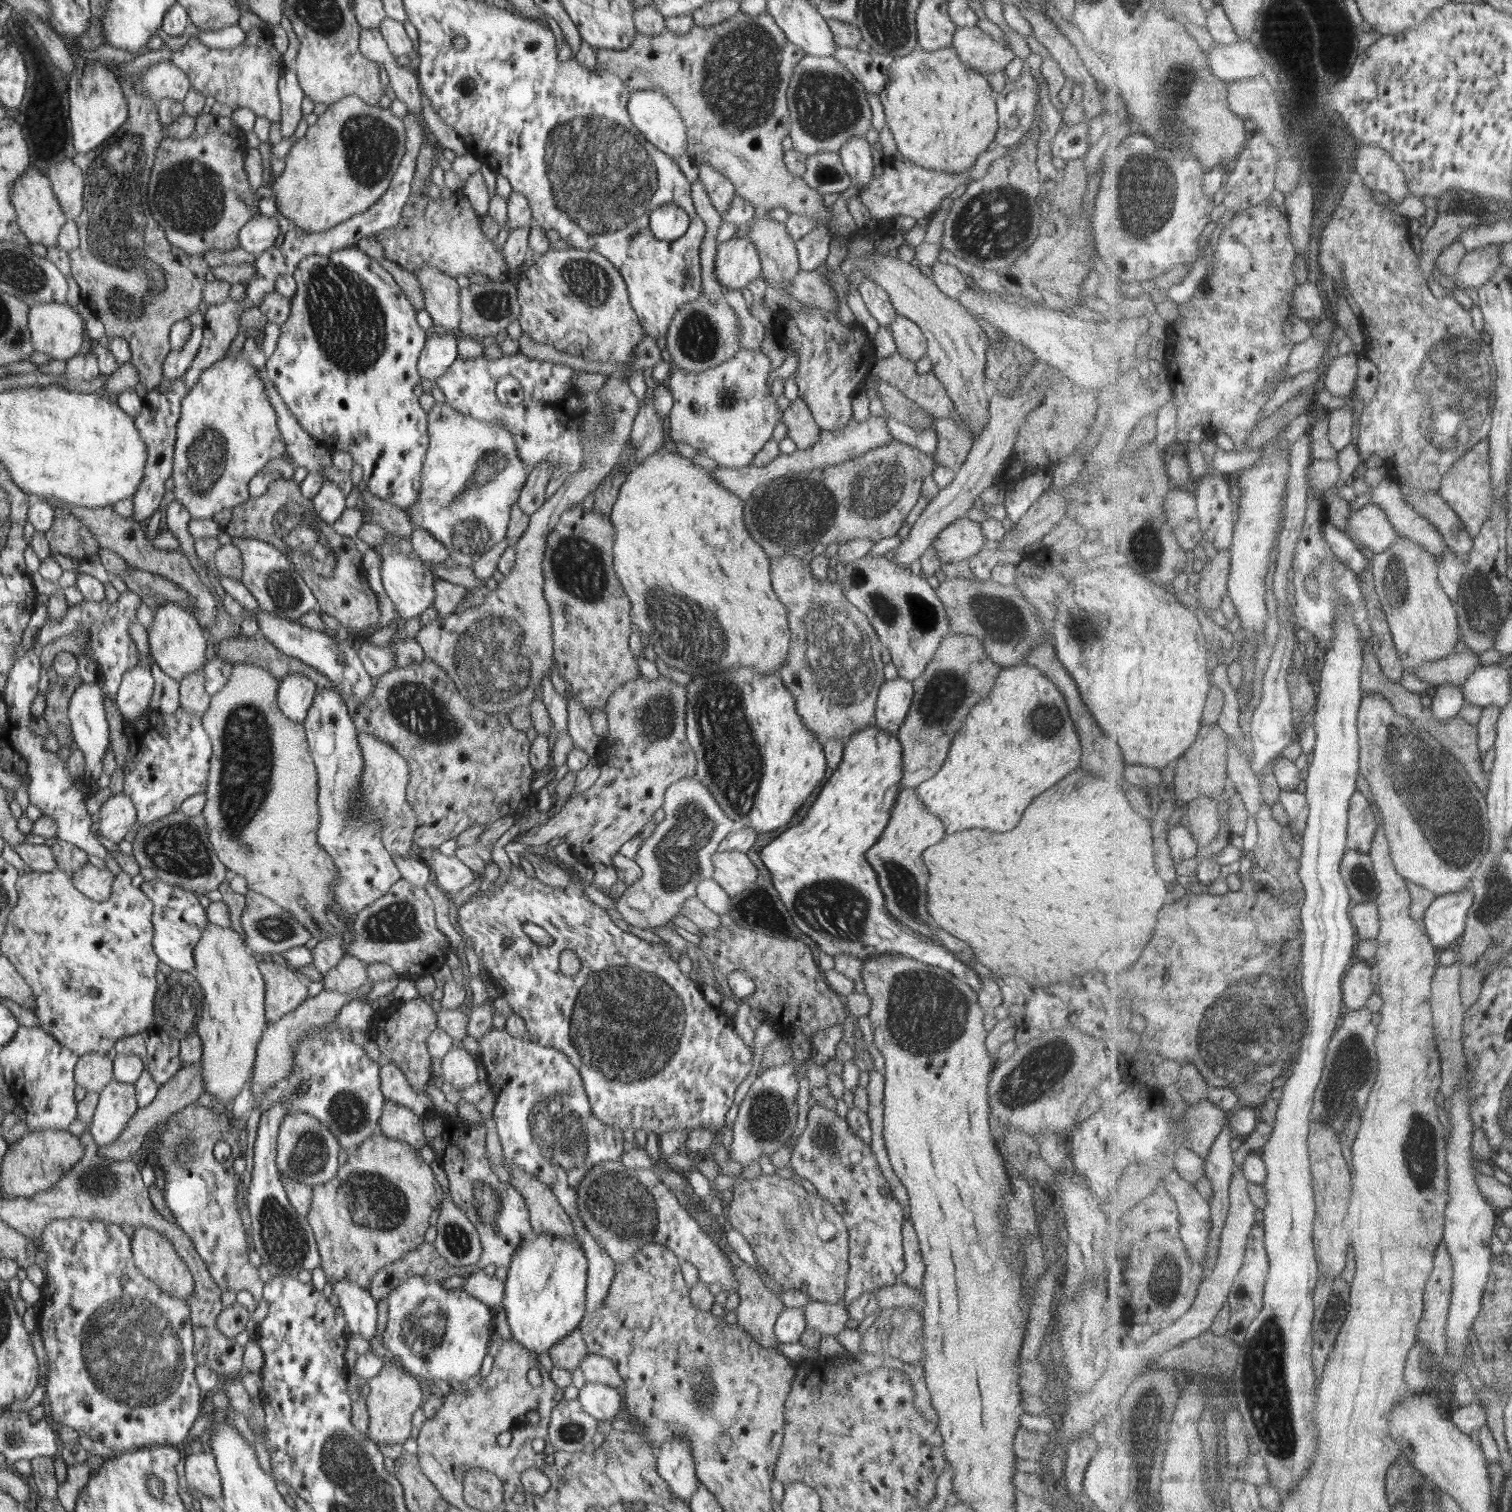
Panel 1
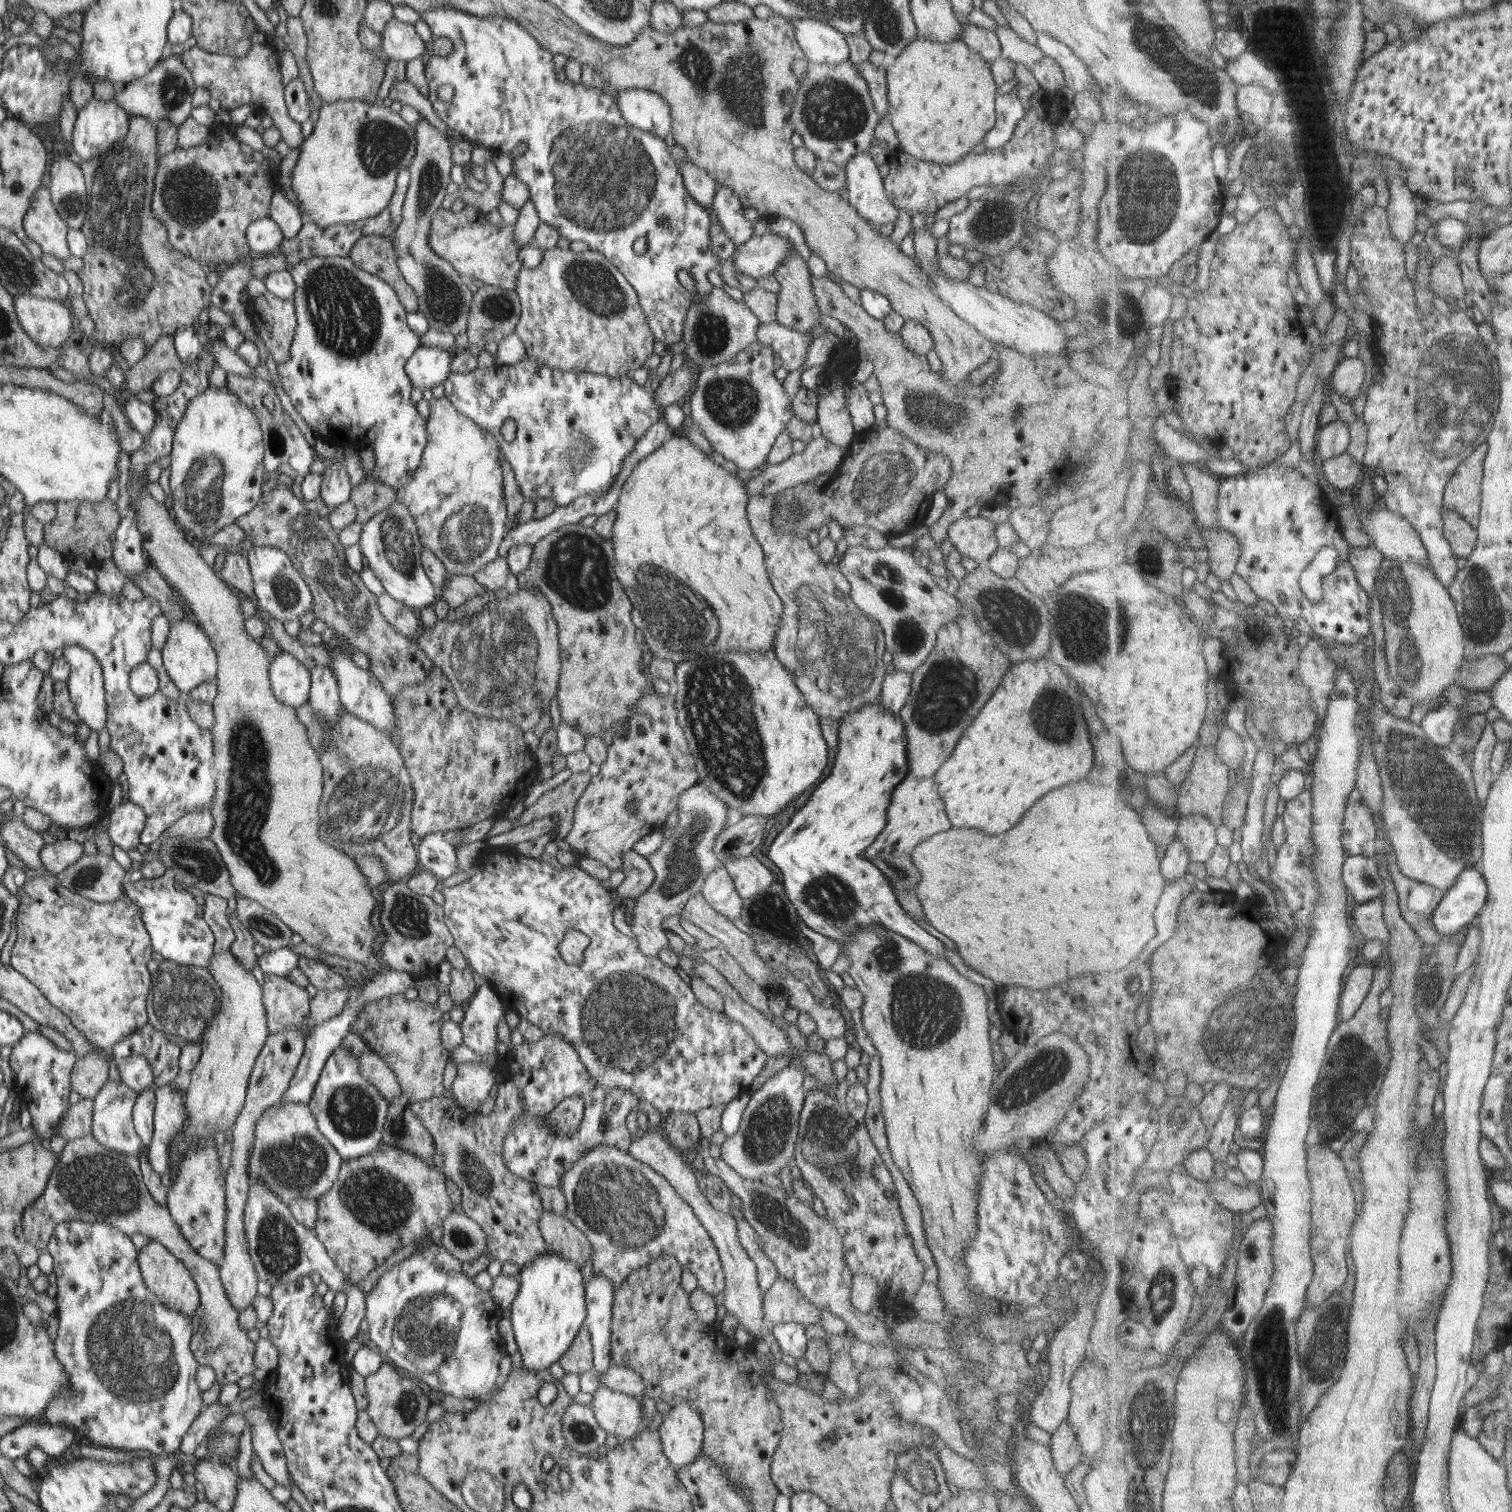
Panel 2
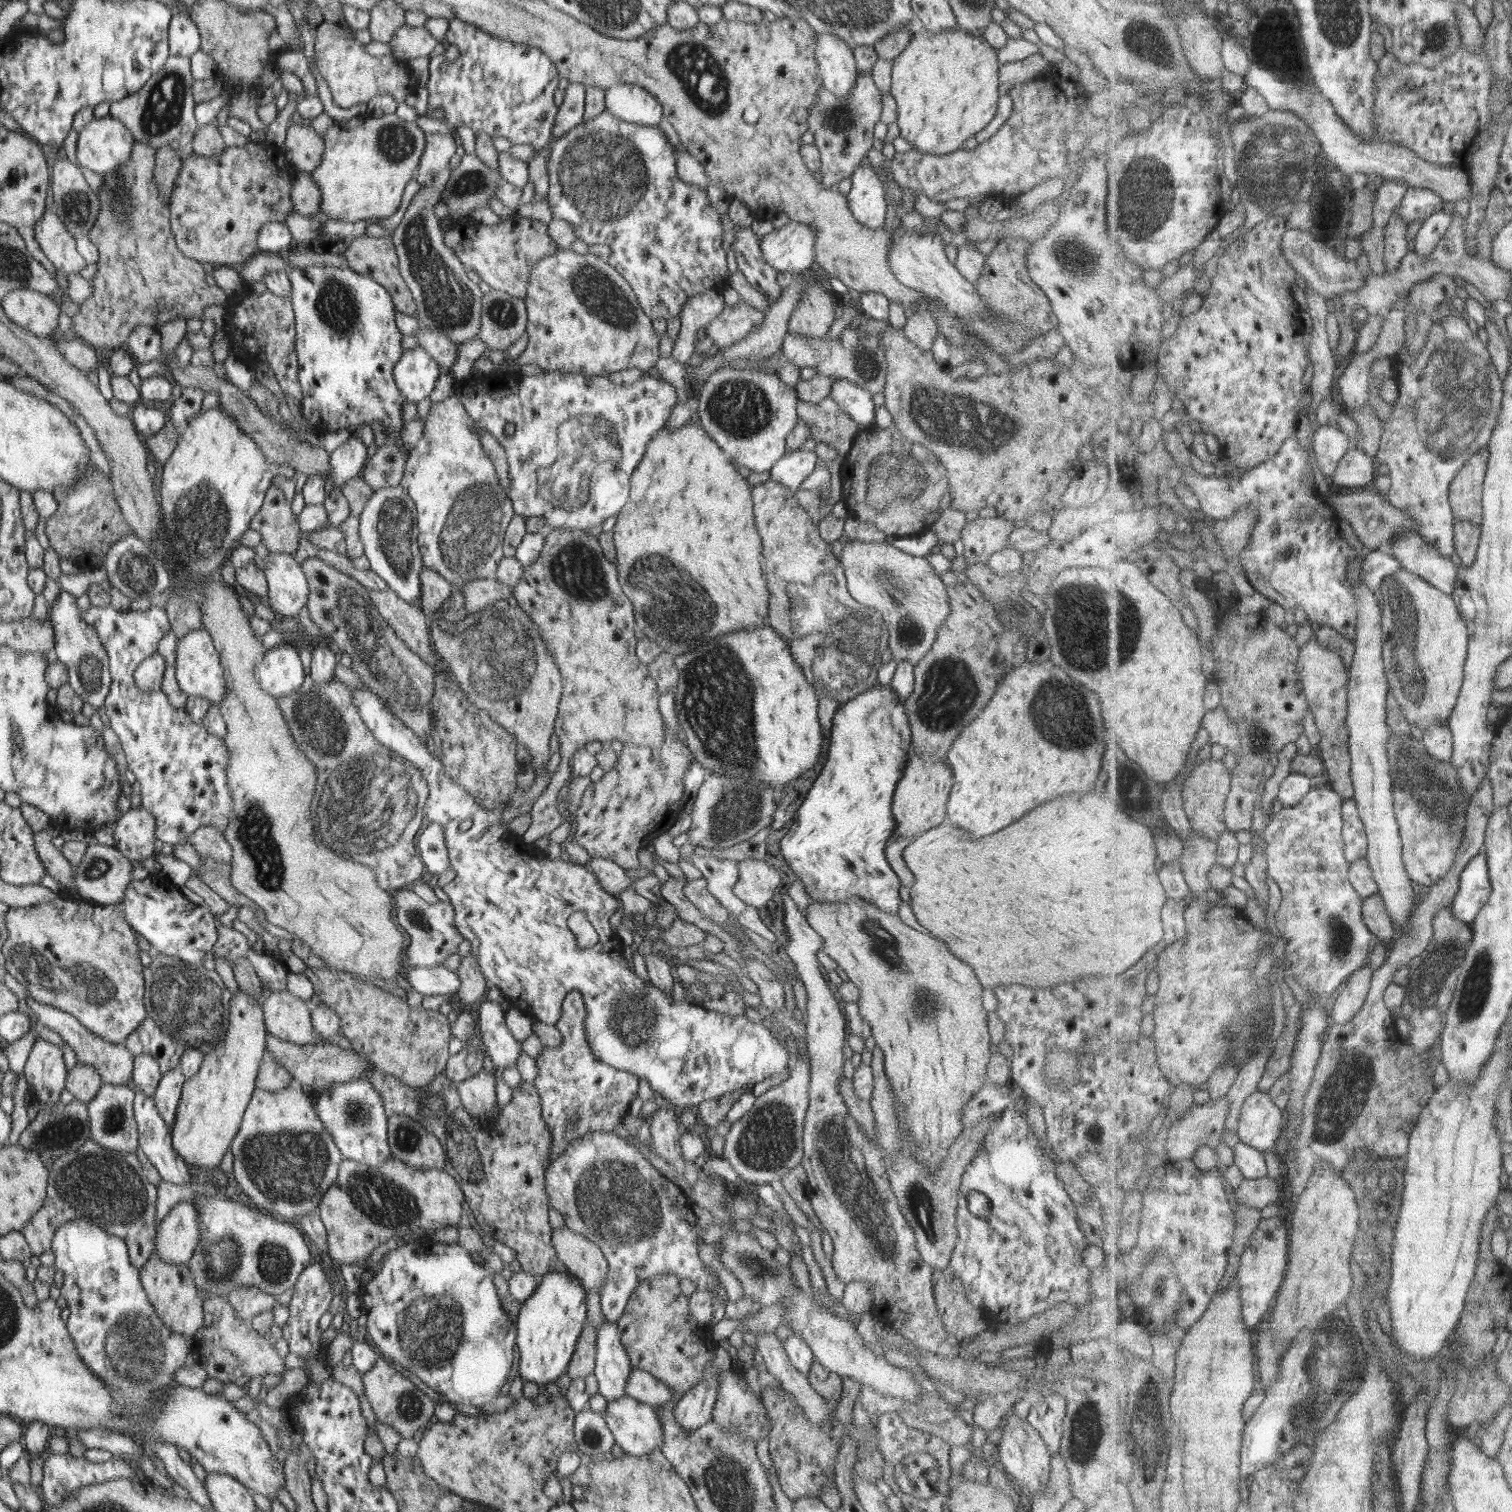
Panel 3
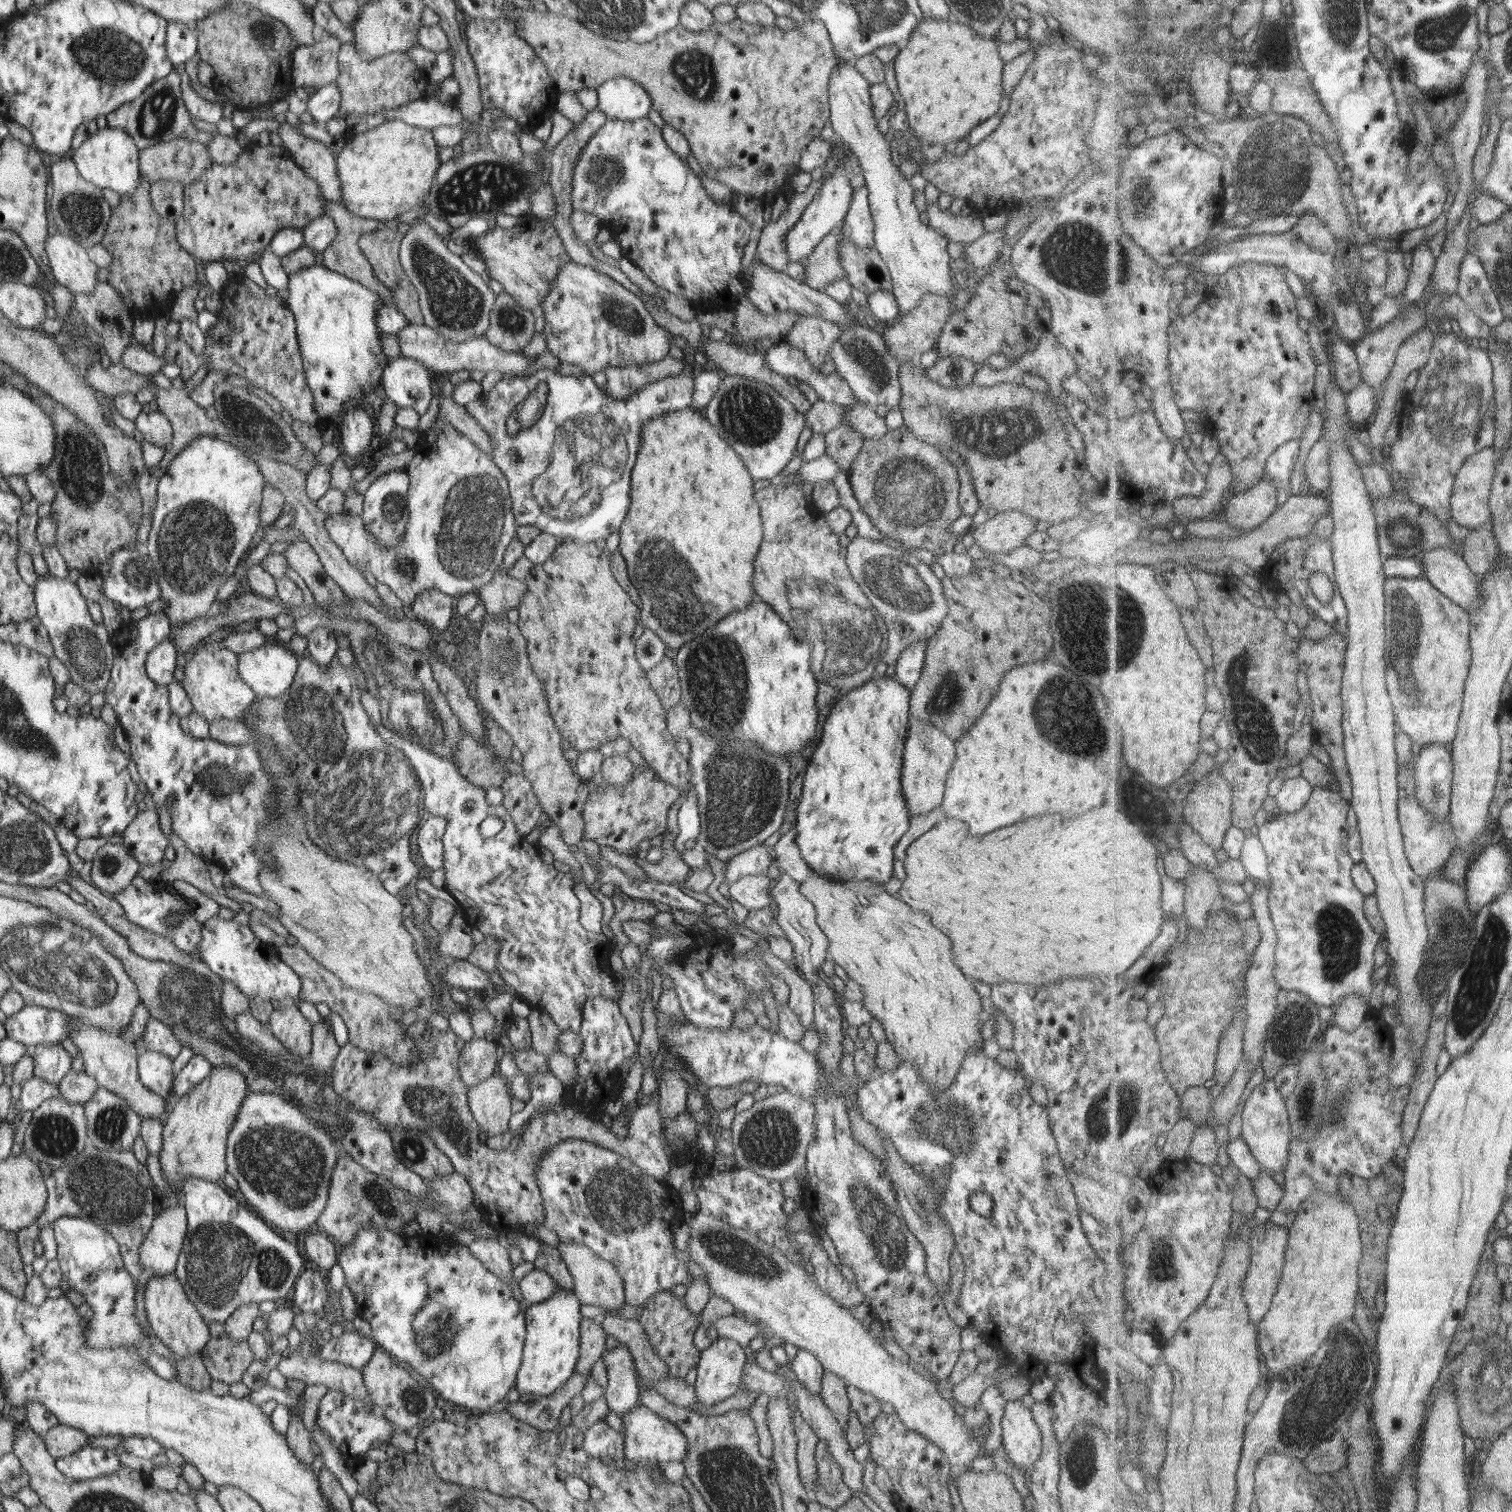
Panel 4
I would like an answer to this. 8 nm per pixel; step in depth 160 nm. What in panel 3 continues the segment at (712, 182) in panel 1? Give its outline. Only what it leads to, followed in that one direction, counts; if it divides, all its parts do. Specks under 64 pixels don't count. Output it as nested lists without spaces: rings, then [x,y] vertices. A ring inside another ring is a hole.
[[[735,225],[735,238],[732,244],[739,270],[752,287],[756,288],[762,296],[774,303],[780,298],[783,289],[776,280],[778,271],[764,260],[760,243],[751,227],[738,227]]]

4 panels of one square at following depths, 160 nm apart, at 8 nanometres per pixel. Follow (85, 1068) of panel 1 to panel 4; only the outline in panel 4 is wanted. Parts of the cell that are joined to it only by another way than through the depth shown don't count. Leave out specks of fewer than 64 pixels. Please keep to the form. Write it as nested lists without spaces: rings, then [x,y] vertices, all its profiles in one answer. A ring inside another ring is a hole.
[[[71,1070],[57,1084],[60,1096],[68,1103],[84,1106],[88,1100],[93,1099],[96,1095],[97,1079],[90,1076],[85,1071],[75,1072]]]

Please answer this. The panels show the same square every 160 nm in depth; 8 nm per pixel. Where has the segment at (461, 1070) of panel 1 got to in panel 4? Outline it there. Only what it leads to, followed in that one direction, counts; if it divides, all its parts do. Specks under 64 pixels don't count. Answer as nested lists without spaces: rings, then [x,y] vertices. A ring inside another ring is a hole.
[[[496,1073],[480,1084],[468,1087],[466,1096],[479,1130],[486,1132],[488,1137],[501,1136],[509,1130],[512,1096],[506,1078]]]

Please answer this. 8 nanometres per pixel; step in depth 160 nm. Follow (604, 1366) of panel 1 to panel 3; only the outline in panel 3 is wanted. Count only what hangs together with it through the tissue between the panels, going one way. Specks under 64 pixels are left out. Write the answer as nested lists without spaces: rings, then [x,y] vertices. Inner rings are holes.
[[[633,1369],[625,1386],[625,1394],[649,1405],[666,1405],[673,1392],[667,1384],[642,1369]]]

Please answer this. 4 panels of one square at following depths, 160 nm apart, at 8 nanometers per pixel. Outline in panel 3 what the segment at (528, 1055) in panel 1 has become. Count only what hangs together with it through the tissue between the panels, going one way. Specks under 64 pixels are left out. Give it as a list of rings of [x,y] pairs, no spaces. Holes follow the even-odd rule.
[[[571,991],[562,1002],[560,1021],[556,1023],[562,1034],[562,1043],[554,1047],[544,1047],[538,1058],[538,1078],[534,1086],[542,1104],[543,1119],[551,1125],[553,1147],[549,1152],[547,1168],[557,1159],[564,1149],[585,1134],[610,1131],[623,1123],[624,1117],[636,1098],[638,1098],[639,1078],[634,1073],[611,1067],[601,1061],[584,1034],[586,1008],[582,996]],[[606,1319],[606,1322],[602,1326],[597,1327],[596,1348],[597,1355],[594,1374],[598,1381],[598,1393],[607,1401],[624,1397],[626,1395],[625,1386],[627,1385],[628,1377],[634,1368],[632,1368],[630,1357],[627,1355],[626,1349],[622,1344],[616,1322]]]

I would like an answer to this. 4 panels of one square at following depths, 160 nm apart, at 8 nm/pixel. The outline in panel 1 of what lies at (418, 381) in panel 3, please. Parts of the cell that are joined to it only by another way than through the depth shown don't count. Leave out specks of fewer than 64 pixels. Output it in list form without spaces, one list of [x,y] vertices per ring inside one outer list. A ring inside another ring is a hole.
[[[441,331],[425,340],[417,362],[417,371],[421,378],[434,383],[448,370],[457,359],[457,340],[458,335],[443,334]]]

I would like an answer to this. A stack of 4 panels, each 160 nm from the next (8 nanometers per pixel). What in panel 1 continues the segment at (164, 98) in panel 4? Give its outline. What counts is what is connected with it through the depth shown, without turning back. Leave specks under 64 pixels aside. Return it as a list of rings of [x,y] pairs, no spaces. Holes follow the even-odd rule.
[[[162,60],[150,67],[138,86],[144,96],[159,102],[163,98],[182,101],[192,87],[188,74],[171,61]]]

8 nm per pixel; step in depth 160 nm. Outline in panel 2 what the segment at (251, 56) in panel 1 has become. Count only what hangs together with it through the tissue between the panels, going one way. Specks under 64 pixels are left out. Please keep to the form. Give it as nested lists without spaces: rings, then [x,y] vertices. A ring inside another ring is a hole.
[[[270,41],[261,46],[253,44],[251,50],[244,57],[229,55],[216,55],[206,52],[206,49],[197,45],[184,51],[179,56],[182,66],[193,76],[195,85],[207,88],[212,98],[221,102],[221,109],[225,112],[234,110],[244,104],[253,102],[258,106],[262,115],[270,115],[273,125],[282,134],[282,140],[286,142],[289,149],[299,149],[304,142],[302,126],[299,122],[290,118],[286,103],[282,75],[280,69],[280,58],[278,59],[275,46]]]

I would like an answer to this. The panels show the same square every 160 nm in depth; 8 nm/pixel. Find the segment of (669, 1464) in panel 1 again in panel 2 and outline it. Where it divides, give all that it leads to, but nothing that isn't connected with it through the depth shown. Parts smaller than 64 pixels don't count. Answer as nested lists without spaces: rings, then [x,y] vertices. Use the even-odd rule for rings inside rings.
[[[682,1401],[666,1412],[659,1427],[662,1452],[676,1472],[690,1466],[702,1450],[704,1423],[699,1410]]]

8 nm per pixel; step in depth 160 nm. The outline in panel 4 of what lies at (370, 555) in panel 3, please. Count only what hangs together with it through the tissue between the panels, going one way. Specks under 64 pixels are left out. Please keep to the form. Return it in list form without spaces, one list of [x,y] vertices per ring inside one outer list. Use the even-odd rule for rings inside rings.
[[[397,470],[378,476],[364,494],[364,512],[361,515],[364,528],[374,536],[378,546],[386,550],[398,546],[398,540],[402,540],[402,534],[406,530],[408,516],[410,516],[408,488],[407,474],[404,470]]]

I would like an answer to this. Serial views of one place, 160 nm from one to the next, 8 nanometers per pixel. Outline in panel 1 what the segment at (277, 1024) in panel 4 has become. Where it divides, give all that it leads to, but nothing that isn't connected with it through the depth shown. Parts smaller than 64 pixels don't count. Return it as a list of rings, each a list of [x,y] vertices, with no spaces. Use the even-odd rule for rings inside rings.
[[[262,964],[260,968],[262,976],[266,978],[266,1017],[271,1024],[294,1011],[309,998],[308,988],[294,976],[292,970],[276,964]]]

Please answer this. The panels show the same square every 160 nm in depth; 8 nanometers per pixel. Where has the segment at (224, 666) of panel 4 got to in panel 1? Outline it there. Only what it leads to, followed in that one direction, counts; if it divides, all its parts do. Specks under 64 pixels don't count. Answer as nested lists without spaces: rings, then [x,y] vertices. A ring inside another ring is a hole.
[[[166,603],[154,610],[154,623],[148,629],[149,645],[156,664],[170,678],[182,680],[187,674],[201,670],[207,662],[207,636],[197,620],[176,603]]]

